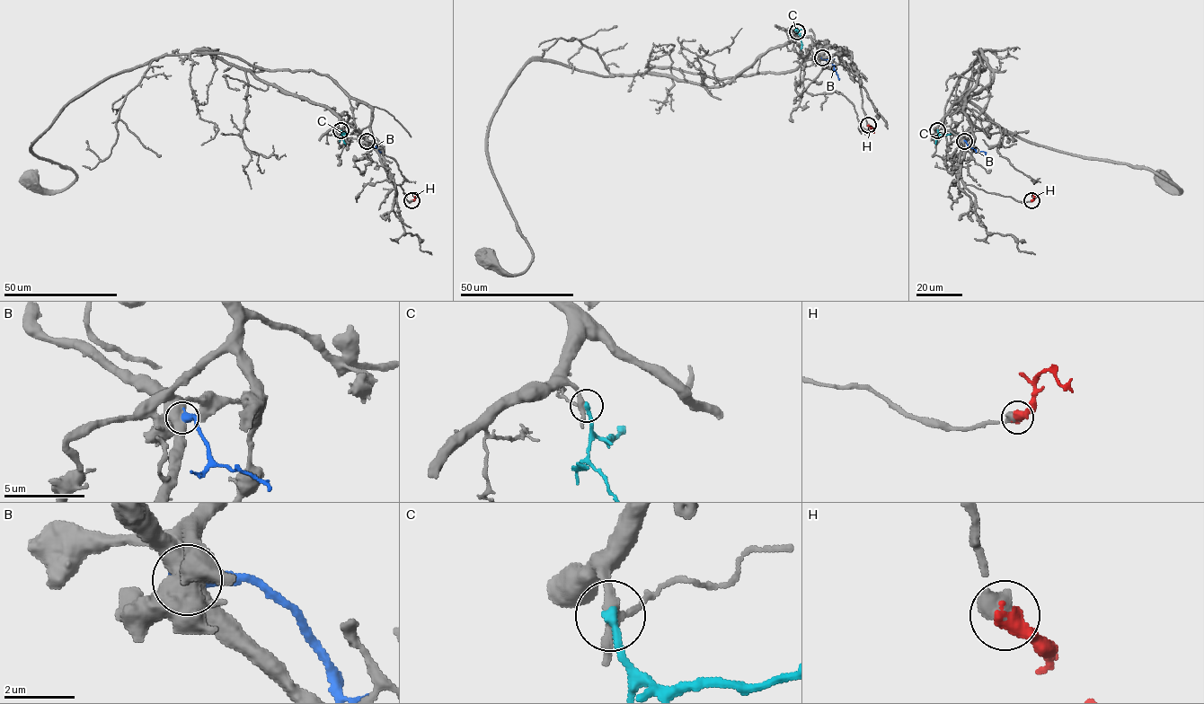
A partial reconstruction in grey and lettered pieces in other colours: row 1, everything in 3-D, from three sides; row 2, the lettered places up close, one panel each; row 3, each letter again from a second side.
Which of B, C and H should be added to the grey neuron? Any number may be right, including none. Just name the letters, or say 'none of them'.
H

